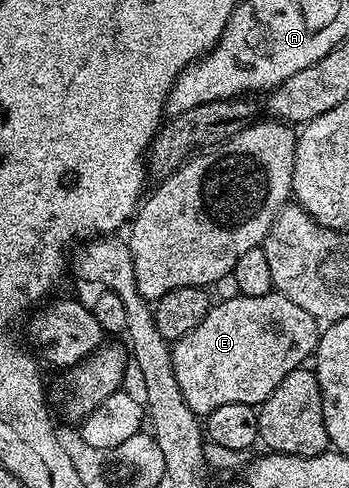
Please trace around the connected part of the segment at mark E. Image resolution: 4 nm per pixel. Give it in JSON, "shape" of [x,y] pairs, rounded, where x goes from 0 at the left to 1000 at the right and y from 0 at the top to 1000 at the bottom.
{"shape":[[[782,594],[759,609],[702,609],[682,600],[665,613],[619,619],[587,641],[564,674],[542,674],[530,691],[487,705],[490,740],[501,750],[507,789],[519,789],[519,814],[553,846],[587,855],[633,830],[751,830],[854,752],[871,750],[900,730],[920,684],[917,664],[862,625],[840,625],[828,609]]]}

